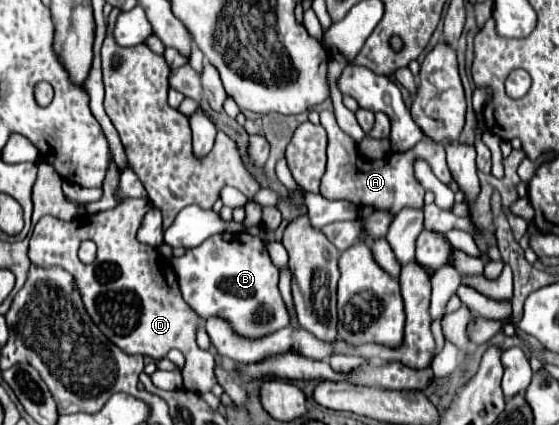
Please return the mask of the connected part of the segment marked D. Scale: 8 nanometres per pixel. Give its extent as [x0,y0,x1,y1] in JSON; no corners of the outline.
[28,199,218,395]

